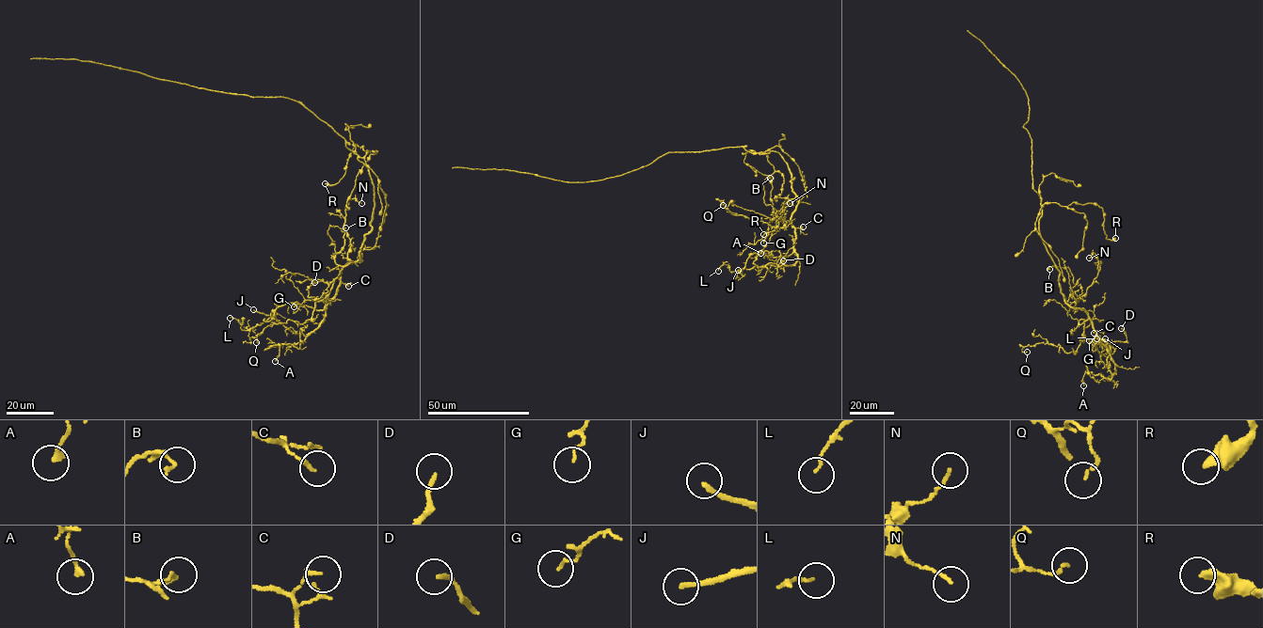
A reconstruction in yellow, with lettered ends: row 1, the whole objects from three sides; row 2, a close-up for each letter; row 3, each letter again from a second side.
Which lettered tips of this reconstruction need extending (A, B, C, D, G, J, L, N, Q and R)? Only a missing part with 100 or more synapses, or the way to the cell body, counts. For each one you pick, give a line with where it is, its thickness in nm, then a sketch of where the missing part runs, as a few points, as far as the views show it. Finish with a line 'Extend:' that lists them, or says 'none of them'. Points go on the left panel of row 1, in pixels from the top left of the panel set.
Extend: none of them

